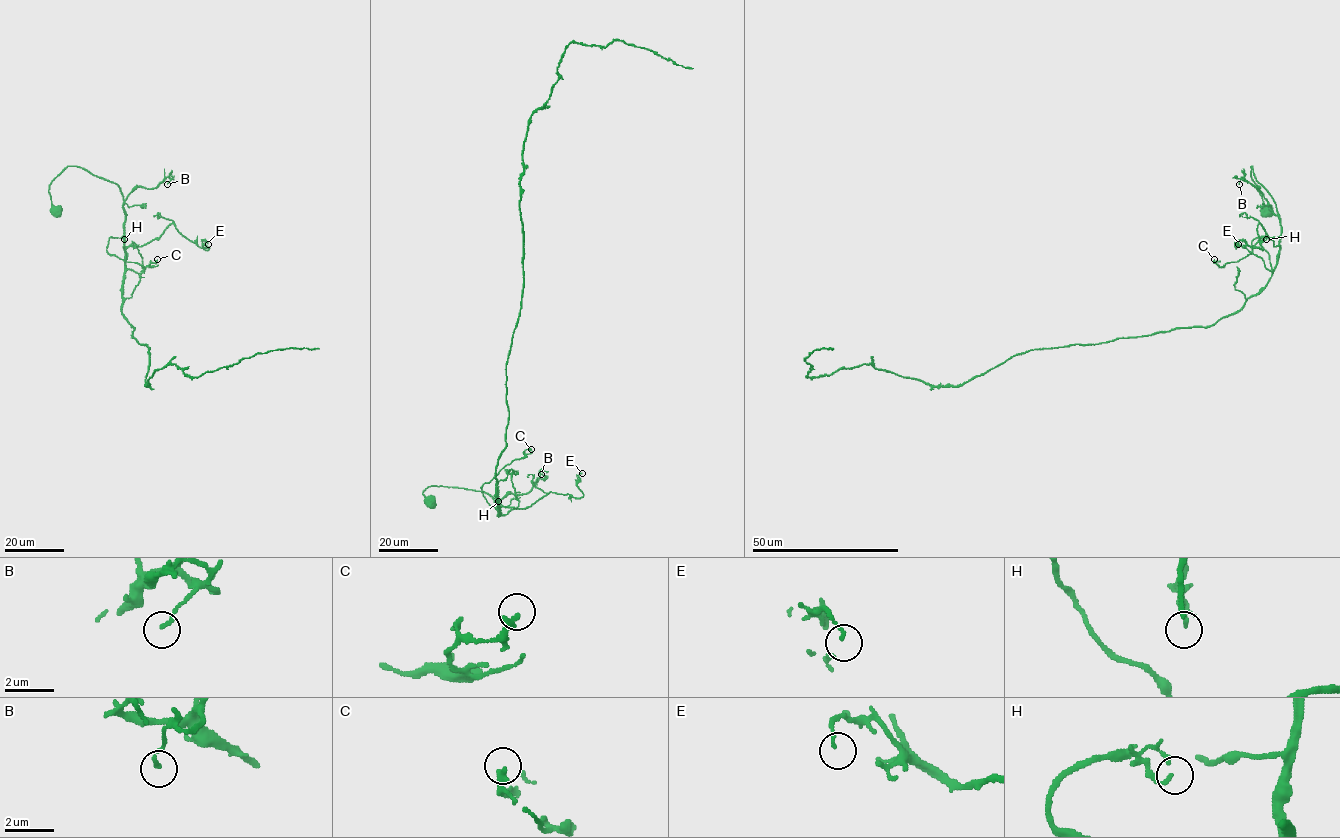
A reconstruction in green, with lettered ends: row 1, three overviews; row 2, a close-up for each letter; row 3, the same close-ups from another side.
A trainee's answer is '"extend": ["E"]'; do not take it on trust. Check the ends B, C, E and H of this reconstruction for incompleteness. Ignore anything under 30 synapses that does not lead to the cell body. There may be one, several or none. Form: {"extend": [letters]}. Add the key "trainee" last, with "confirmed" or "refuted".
{"extend": [], "trainee": "refuted"}

